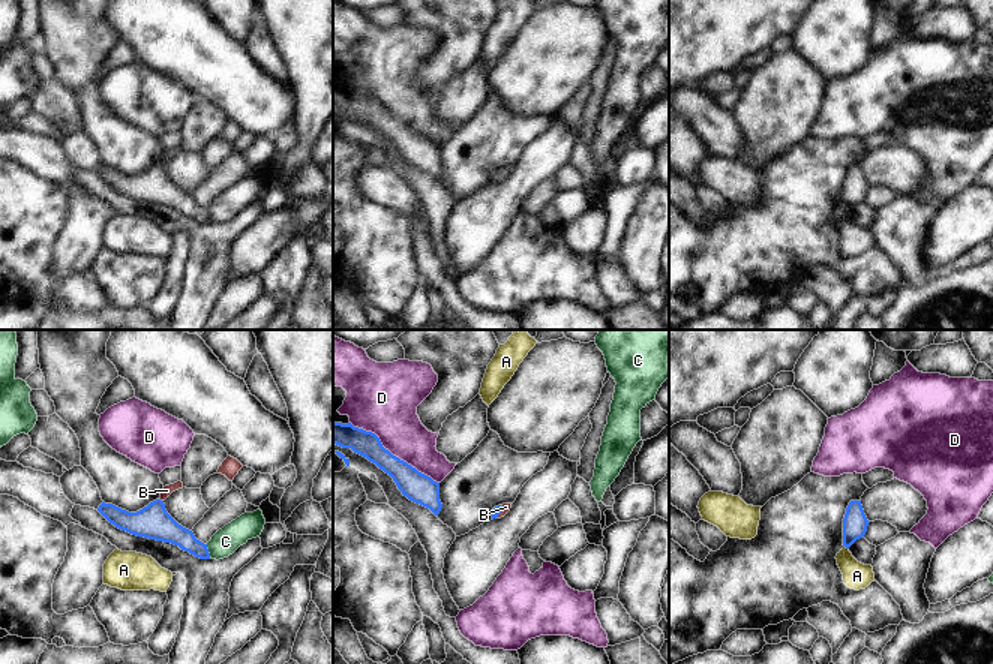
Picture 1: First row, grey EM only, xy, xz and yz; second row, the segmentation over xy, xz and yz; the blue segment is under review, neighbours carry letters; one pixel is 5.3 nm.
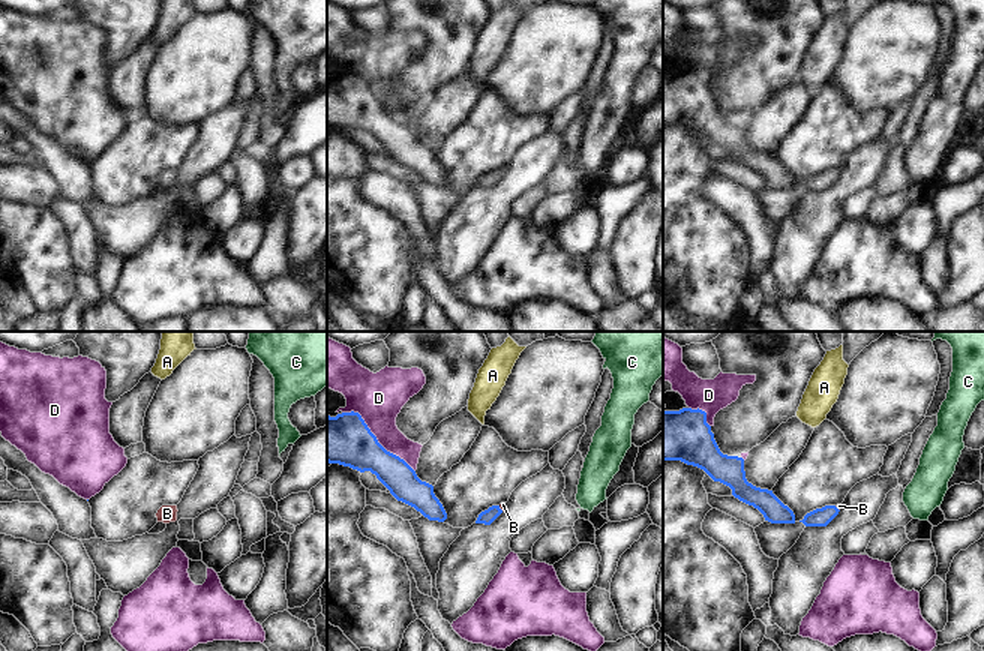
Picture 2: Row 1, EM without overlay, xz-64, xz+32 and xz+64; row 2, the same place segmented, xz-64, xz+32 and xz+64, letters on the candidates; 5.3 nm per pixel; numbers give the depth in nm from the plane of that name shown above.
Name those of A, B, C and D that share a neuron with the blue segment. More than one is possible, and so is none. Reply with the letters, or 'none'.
B

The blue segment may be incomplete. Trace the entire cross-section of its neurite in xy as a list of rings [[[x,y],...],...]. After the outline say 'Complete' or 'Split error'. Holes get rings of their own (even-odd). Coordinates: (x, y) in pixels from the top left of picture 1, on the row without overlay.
[[[182,144],[165,150],[159,163],[136,177],[105,166],[99,169],[98,175],[116,192],[132,199],[171,207],[195,222],[210,223],[207,208],[196,204],[192,195],[178,189],[165,174],[164,165],[178,153],[183,153]]]. Split error

